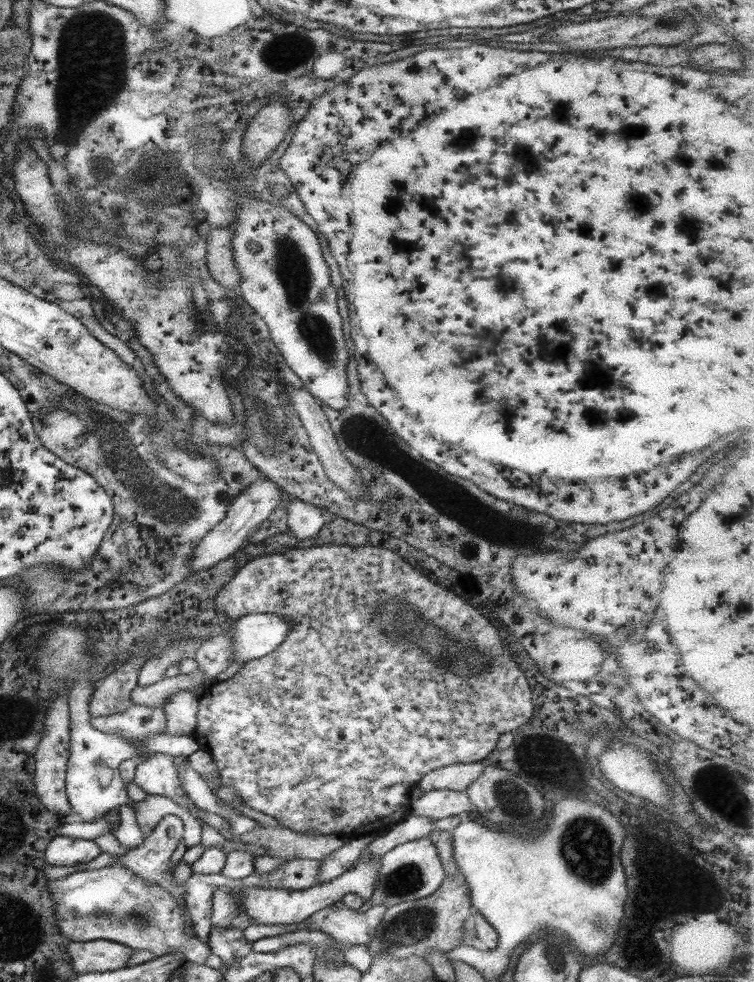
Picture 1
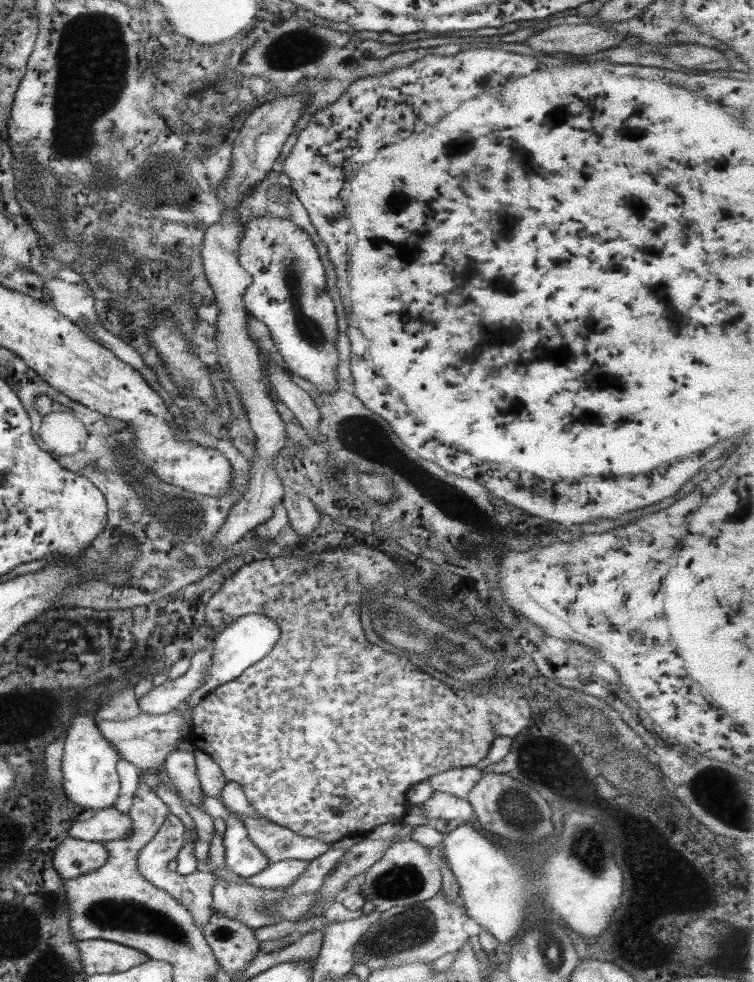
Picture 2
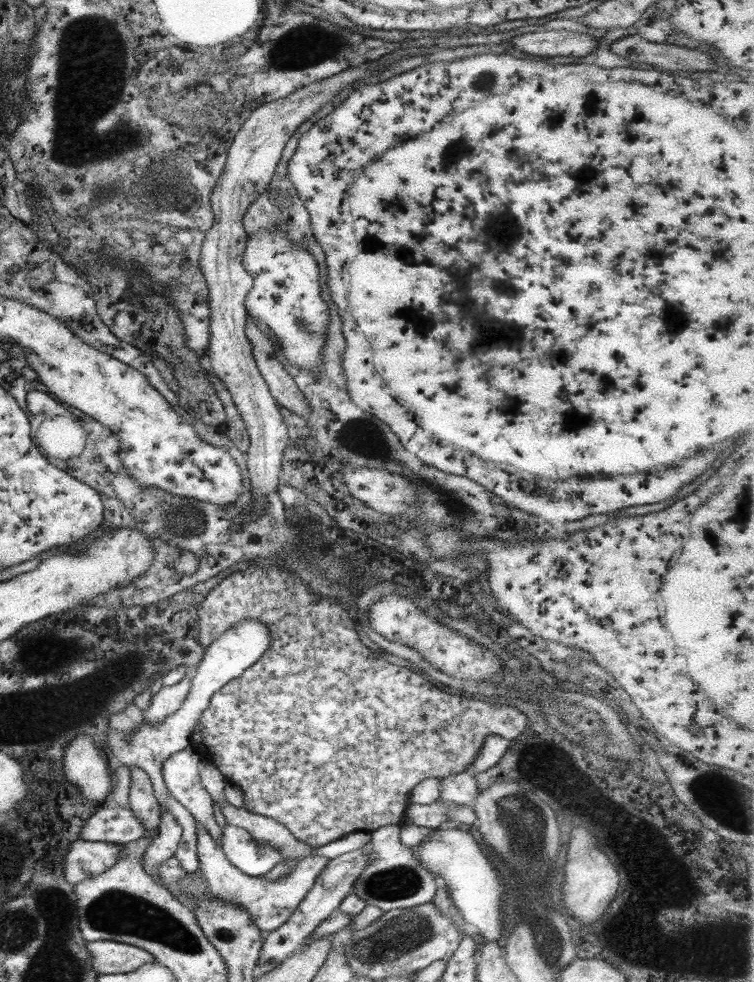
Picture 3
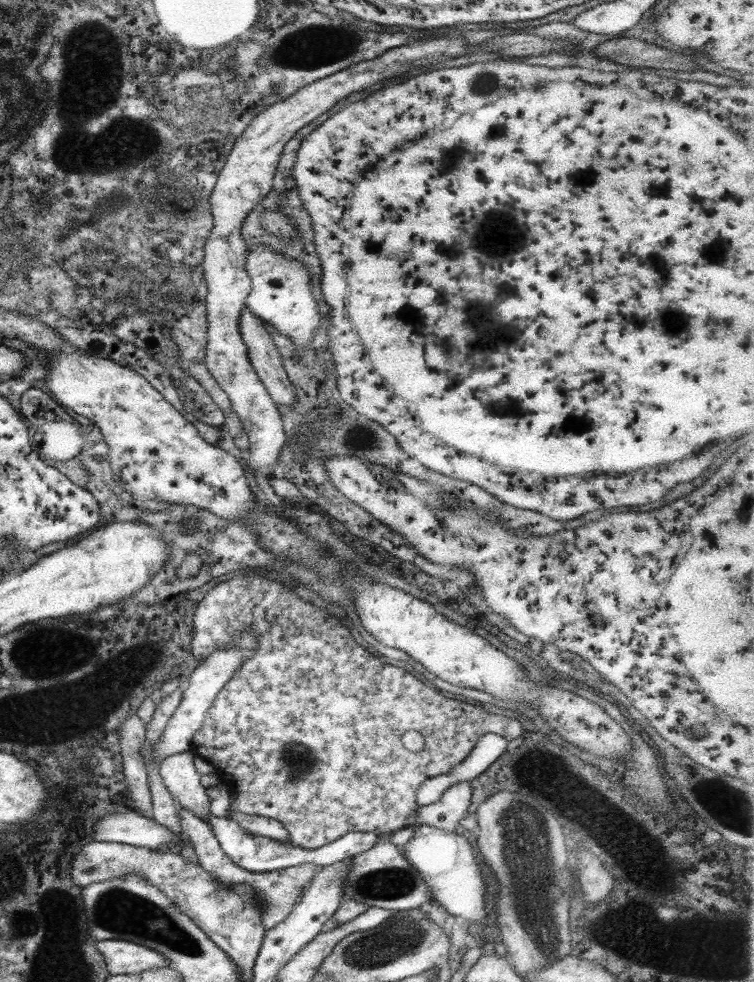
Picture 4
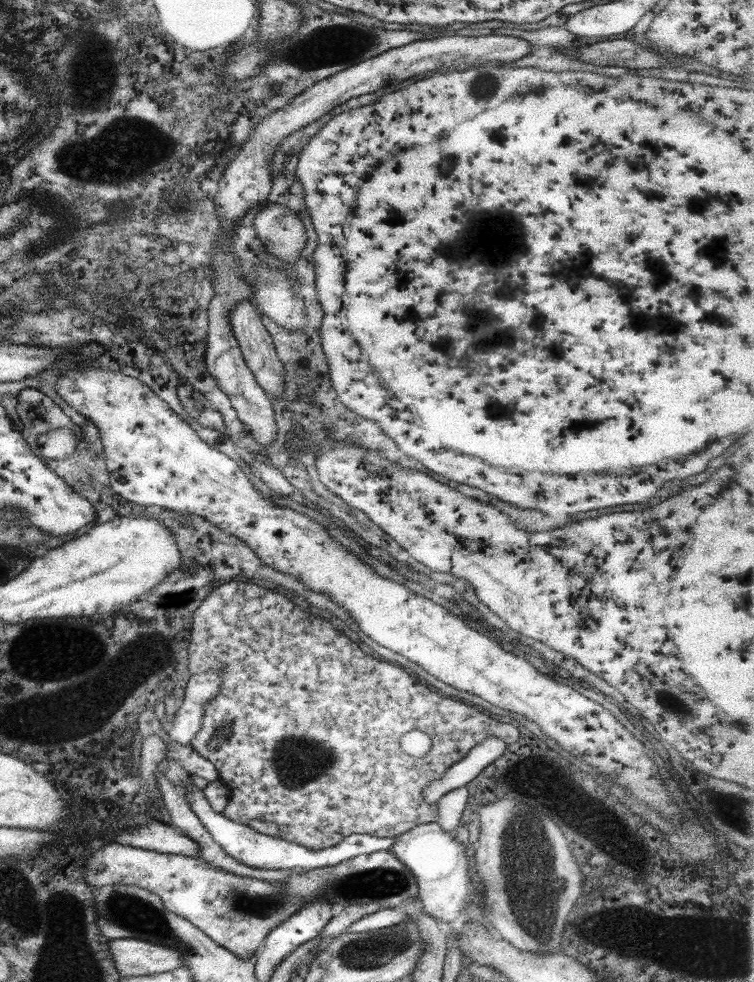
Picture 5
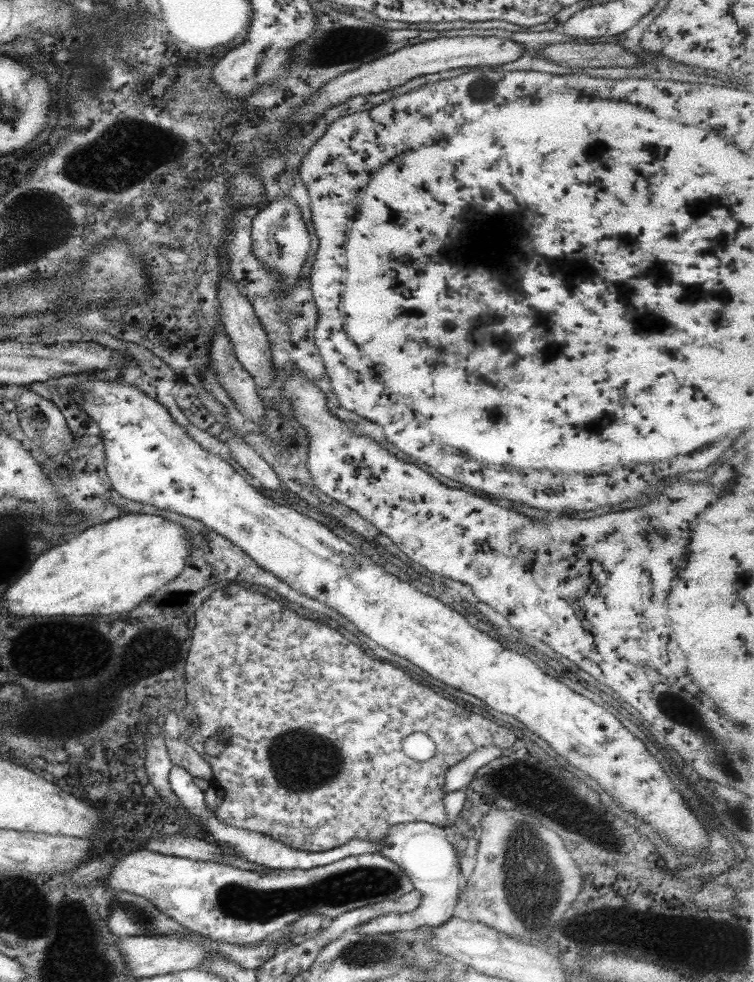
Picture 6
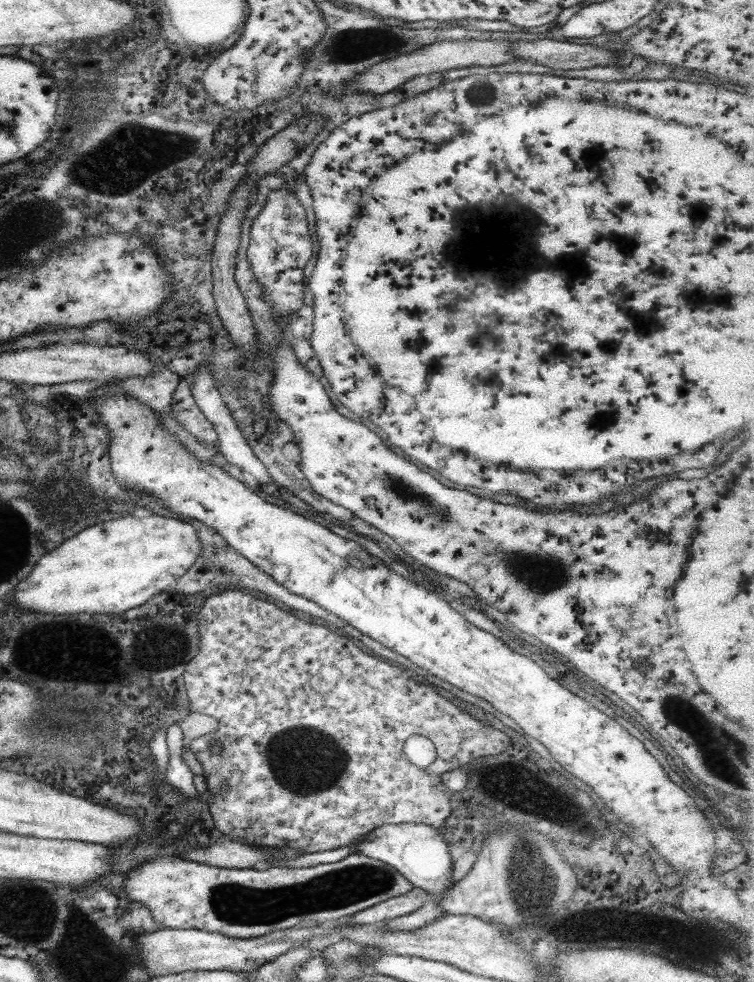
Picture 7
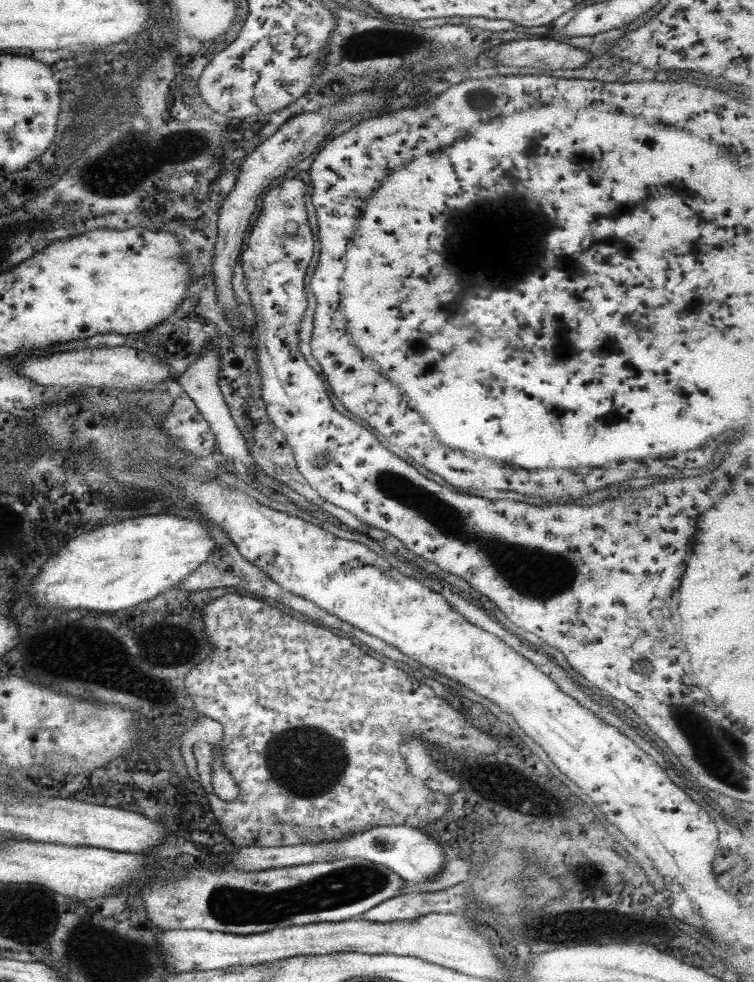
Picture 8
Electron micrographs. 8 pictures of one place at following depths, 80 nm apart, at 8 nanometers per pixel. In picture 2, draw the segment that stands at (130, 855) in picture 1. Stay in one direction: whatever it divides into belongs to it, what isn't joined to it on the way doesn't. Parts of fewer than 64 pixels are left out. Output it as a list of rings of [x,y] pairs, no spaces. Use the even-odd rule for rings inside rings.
[[[167,813],[153,838],[139,852],[136,863],[139,874],[147,882],[150,882],[152,886],[168,893],[181,906],[184,906],[192,914],[194,925],[201,931],[205,924],[207,924],[208,916],[211,912],[211,890],[215,886],[216,878],[209,871],[199,872],[195,870],[191,874],[177,874],[167,870],[166,862],[173,860],[176,857],[177,851],[181,848],[183,833],[183,825],[176,819],[176,816]],[[285,859],[277,862],[269,862],[264,869],[257,874],[244,878],[251,886],[267,888],[267,890],[285,890],[305,870],[307,861]]]

